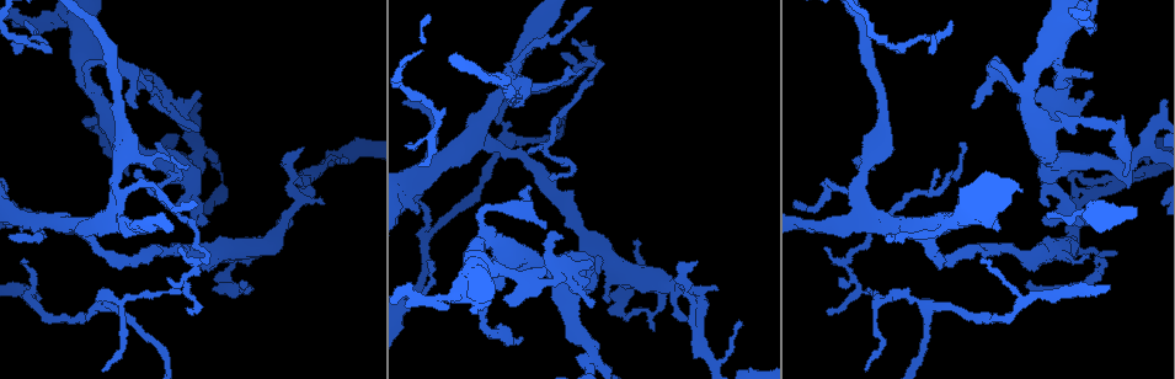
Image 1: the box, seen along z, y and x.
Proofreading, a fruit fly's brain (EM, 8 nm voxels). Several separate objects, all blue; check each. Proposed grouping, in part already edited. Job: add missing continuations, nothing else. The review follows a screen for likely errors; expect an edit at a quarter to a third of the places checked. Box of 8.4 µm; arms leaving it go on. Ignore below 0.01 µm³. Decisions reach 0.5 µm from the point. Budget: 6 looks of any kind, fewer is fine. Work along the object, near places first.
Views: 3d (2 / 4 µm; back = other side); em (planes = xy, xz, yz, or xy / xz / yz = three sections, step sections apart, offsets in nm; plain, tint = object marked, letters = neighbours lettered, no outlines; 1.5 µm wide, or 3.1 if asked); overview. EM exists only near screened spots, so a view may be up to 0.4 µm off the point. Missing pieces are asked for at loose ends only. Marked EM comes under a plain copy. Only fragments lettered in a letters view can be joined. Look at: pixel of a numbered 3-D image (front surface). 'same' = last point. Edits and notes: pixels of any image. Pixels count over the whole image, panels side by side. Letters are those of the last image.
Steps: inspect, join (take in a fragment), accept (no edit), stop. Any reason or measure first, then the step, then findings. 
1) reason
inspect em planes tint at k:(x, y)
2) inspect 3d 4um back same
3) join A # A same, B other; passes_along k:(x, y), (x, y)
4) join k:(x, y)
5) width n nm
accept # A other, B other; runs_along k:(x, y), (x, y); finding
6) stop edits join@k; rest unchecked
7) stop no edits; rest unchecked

free end
inspect em planes tint at 1:(718, 288)

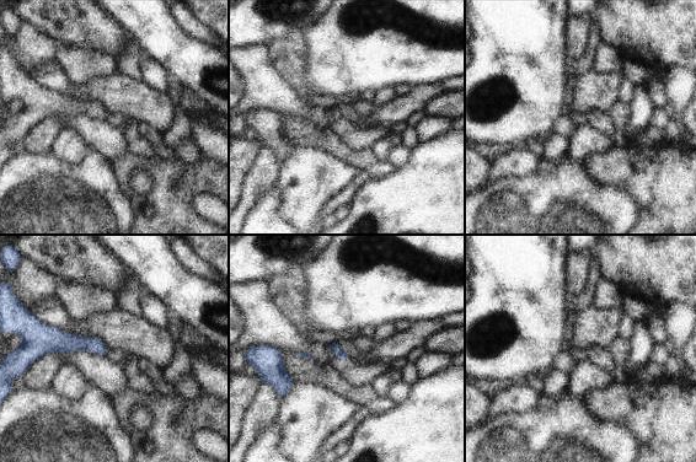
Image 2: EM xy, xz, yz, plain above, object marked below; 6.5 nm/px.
see the neighbours
inspect em planes letters same

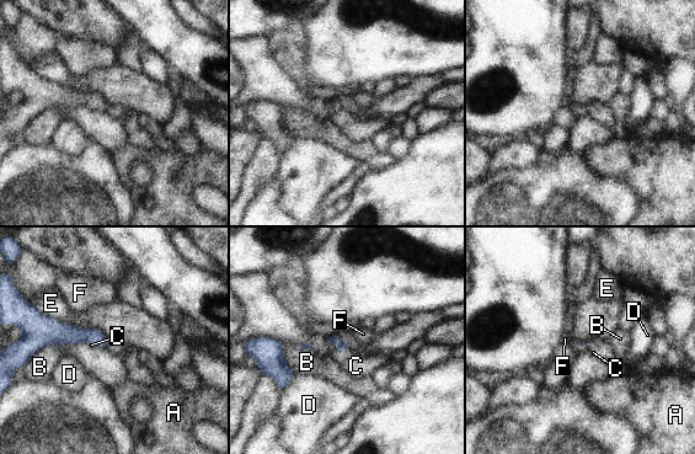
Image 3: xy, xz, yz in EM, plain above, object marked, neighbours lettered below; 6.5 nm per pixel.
join C # A other, B other, C same, D other, E other, F other; passes_along 3:(337, 343), (336, 348), (356, 366); it goes on there

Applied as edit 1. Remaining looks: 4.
inspect overview

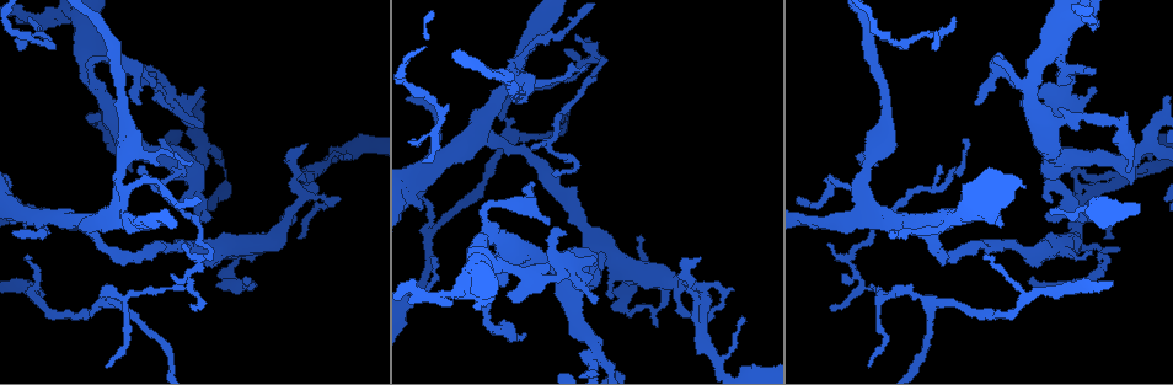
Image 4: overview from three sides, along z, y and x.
an open end
inspect em yz step 4 tint at 4:(1049, 201)

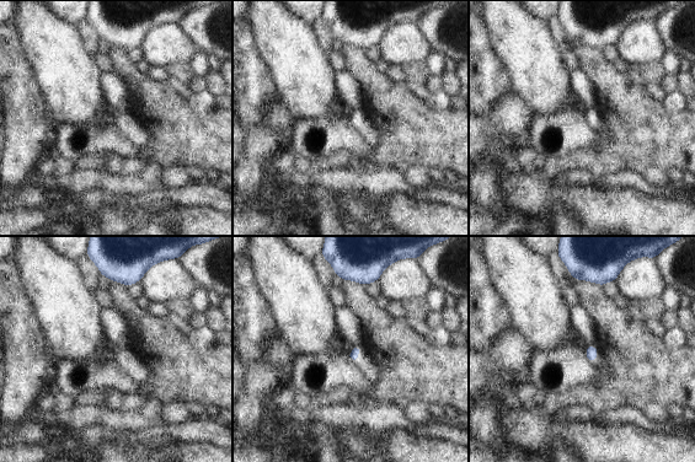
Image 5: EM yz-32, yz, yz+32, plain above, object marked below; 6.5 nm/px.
inspect em planes letters same

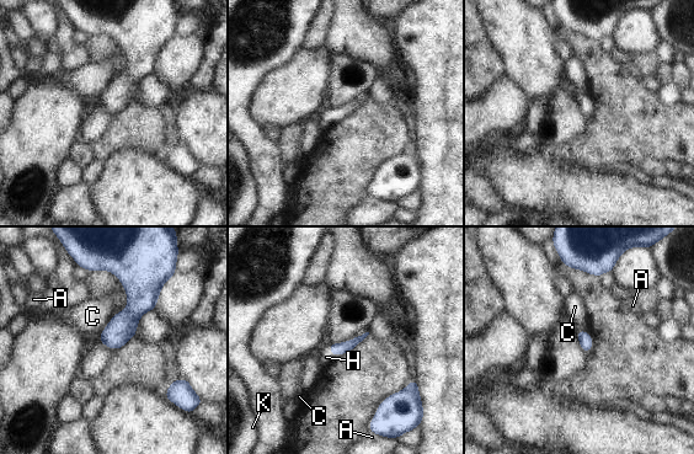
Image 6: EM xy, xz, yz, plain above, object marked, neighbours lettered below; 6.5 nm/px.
longest_contact C 190 nm
join H # A other, C other, H same, K other; passes_along 6:(343, 347), (330, 351), (326, 357); it goes on there

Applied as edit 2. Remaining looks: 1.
an open end
inspect em xz step 4 letters at 4:(643, 237)

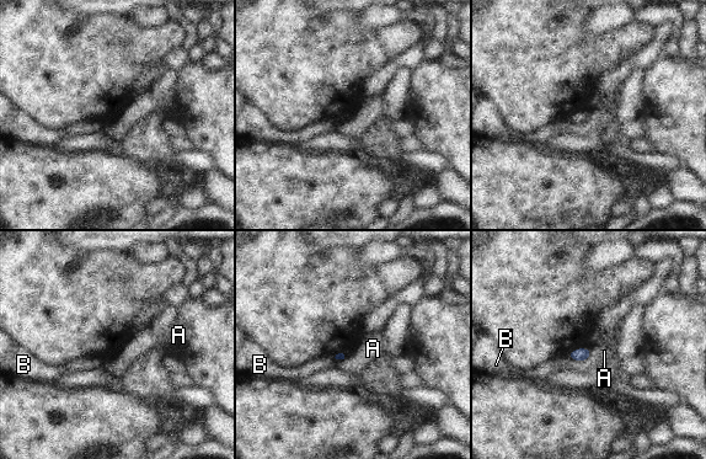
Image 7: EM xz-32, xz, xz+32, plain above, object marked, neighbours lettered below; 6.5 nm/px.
longest_contact A 60 nm
accept # A other, B other; border 7:(592, 350), (588, 357); no lettered fragment goes on from it

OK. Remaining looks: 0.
stop edits join@3, join@6; rest unchecked

